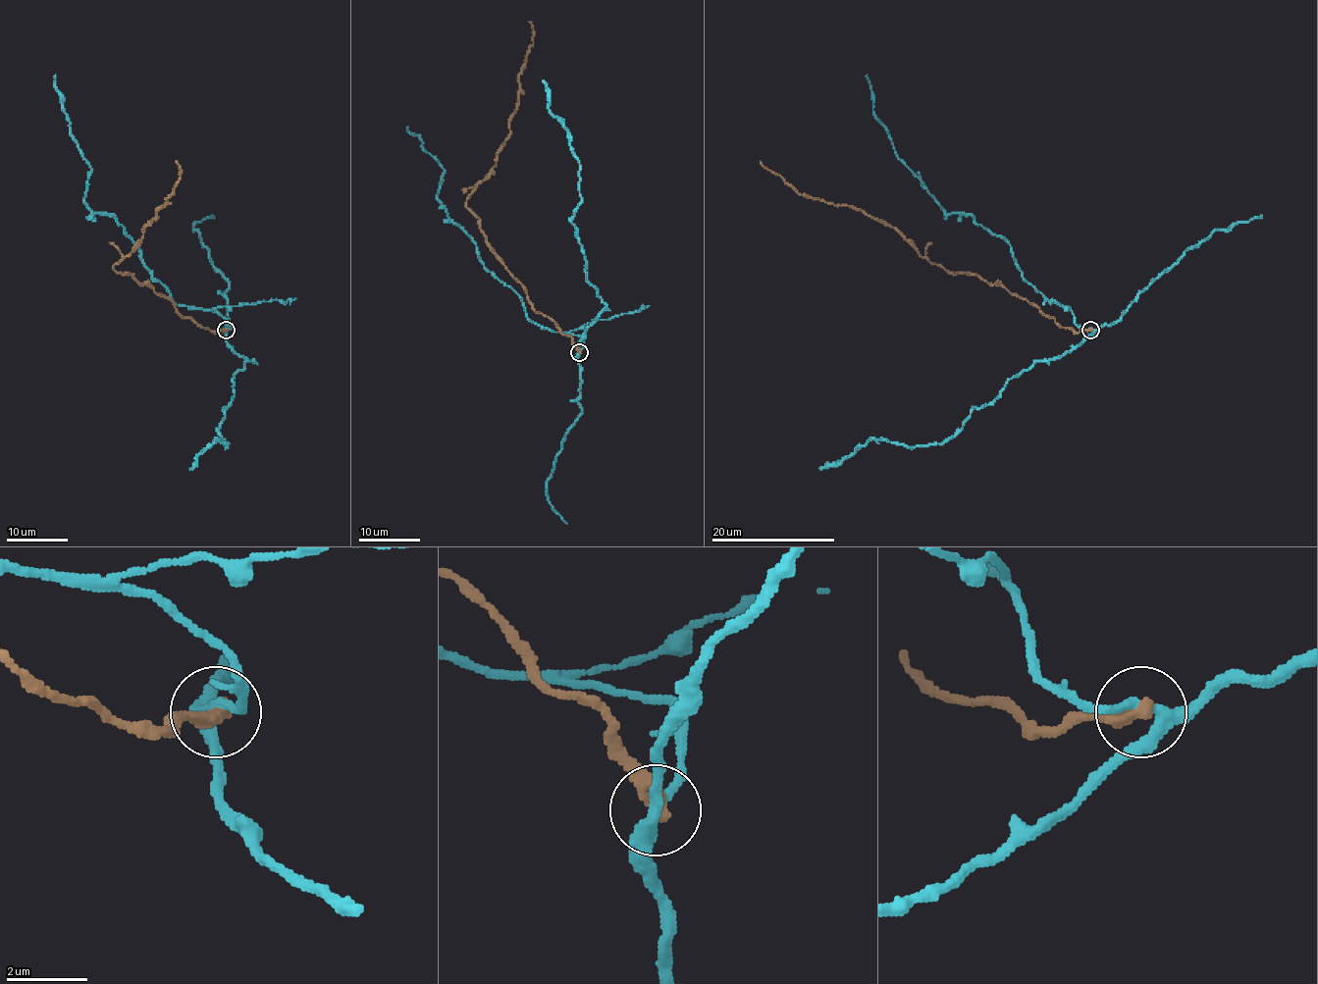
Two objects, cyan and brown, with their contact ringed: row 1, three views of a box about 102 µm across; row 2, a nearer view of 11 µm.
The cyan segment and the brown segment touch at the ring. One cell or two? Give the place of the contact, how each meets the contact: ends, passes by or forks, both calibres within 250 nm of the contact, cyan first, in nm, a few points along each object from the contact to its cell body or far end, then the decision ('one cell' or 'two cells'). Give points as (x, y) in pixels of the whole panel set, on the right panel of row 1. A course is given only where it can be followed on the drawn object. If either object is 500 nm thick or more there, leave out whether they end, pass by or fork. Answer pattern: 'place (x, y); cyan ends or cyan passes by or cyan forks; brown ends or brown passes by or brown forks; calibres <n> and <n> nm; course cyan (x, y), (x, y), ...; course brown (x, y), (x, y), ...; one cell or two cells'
place (1090, 330); cyan forks; brown ends; calibres 280 and 400 nm; course cyan (1090, 329), (1023, 277), (1002, 238), (970, 215), (947, 213), (897, 156), (867, 75); course brown (1090, 329), (1061, 328), (1001, 285), (950, 274), (894, 229), (851, 205), (797, 193), (760, 161); two cells

